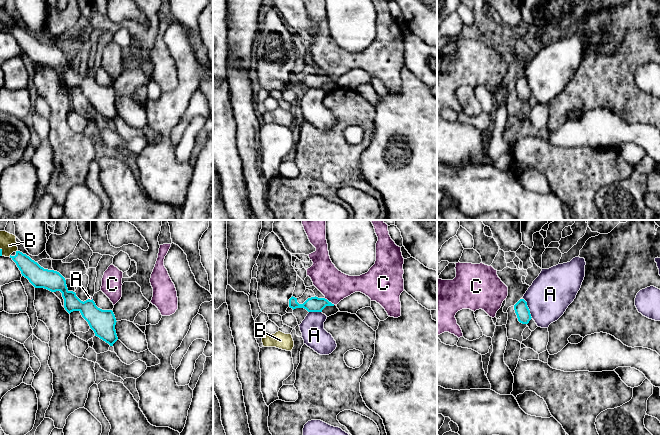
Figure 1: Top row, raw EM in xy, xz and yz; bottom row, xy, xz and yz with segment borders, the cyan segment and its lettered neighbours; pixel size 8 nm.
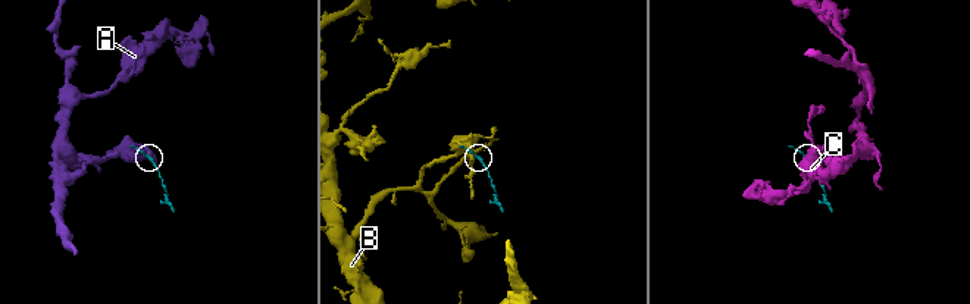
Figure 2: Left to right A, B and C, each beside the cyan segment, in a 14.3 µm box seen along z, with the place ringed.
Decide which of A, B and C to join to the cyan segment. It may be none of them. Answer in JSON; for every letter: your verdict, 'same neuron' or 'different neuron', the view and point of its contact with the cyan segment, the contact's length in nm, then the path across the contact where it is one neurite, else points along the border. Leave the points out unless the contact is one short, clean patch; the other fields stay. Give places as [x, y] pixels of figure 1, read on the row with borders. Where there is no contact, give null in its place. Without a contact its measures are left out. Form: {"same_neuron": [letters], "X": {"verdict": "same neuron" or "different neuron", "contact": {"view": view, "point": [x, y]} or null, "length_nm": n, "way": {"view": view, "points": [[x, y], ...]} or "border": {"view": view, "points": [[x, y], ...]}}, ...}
{"same_neuron": [], "A": {"verdict": "different neuron", "contact": {"view": "yz", "point": [528, 308]}, "length_nm": 180, "border": {"view": "yz", "points": [[523, 298], [532, 317]]}}, "B": {"verdict": "different neuron", "contact": {"view": "xy", "point": [1, 252]}, "length_nm": 70, "border": {"view": "xy", "points": [[0, 248], [2, 255]]}}, "C": {"verdict": "different neuron", "contact": {"view": "xz", "point": [328, 301]}, "length_nm": 100, "border": {"view": "xz", "points": [[324, 298], [334, 304]]}}}

